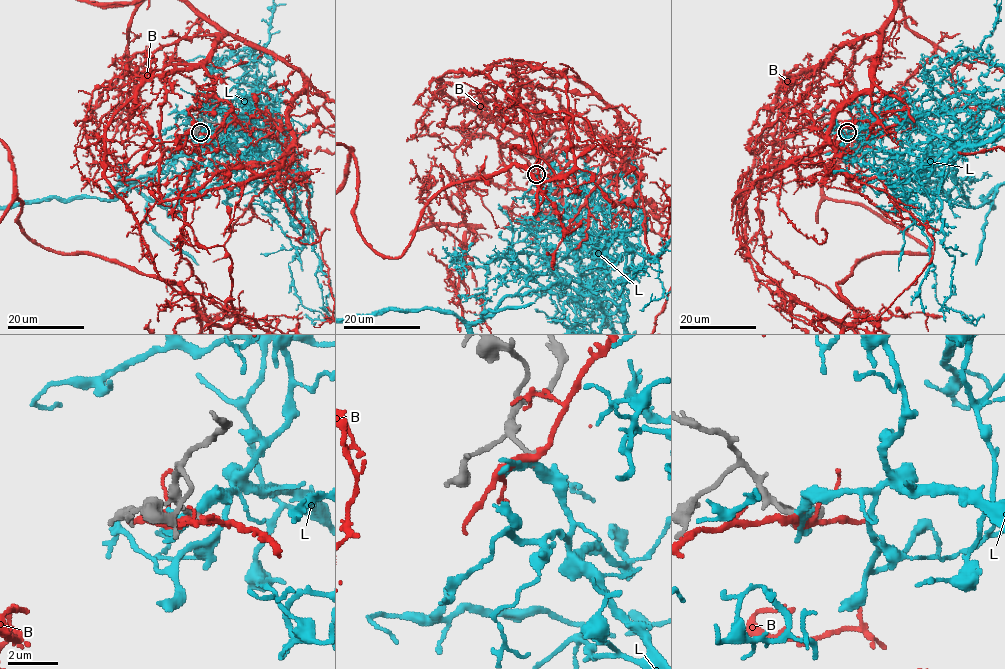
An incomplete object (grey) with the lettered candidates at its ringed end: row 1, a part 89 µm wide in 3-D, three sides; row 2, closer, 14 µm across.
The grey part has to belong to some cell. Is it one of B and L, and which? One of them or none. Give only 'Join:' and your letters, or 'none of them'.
Join: L

